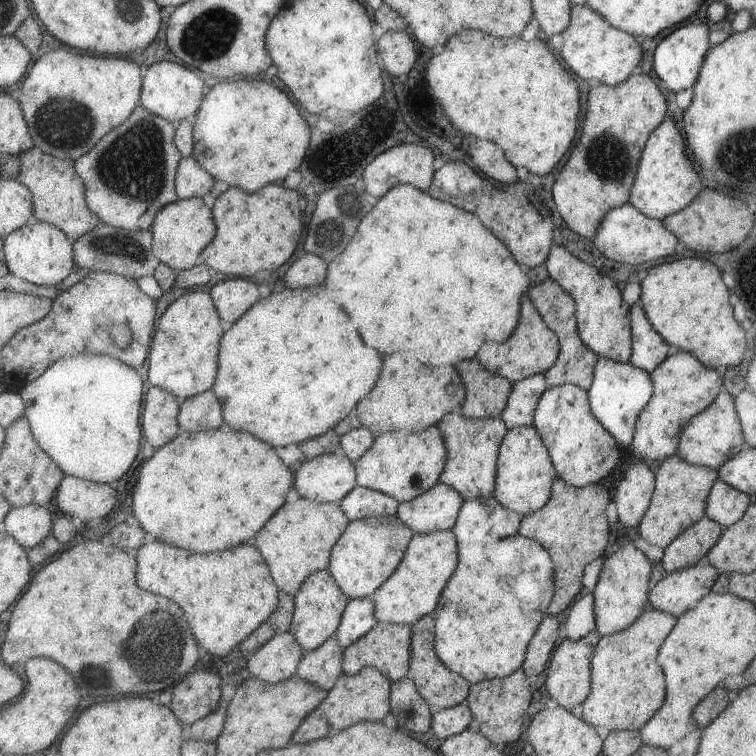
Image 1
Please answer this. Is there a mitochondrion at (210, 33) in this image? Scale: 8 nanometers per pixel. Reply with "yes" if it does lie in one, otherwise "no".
yes

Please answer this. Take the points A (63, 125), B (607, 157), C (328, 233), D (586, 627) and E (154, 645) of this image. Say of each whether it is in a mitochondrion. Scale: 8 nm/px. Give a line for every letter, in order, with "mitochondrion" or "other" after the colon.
A: mitochondrion
B: mitochondrion
C: mitochondrion
D: other
E: mitochondrion

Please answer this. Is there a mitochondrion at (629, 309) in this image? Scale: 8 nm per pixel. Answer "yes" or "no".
no

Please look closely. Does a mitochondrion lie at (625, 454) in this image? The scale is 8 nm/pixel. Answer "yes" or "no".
no

